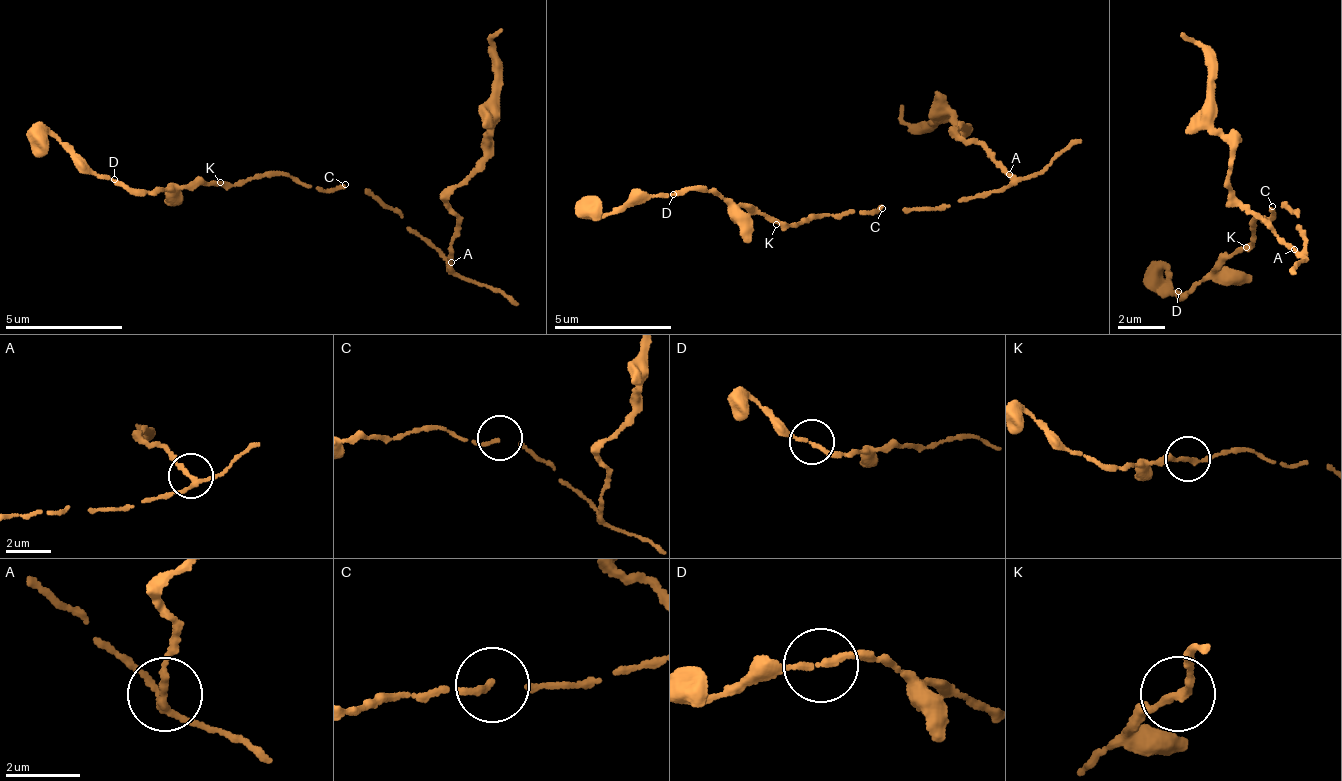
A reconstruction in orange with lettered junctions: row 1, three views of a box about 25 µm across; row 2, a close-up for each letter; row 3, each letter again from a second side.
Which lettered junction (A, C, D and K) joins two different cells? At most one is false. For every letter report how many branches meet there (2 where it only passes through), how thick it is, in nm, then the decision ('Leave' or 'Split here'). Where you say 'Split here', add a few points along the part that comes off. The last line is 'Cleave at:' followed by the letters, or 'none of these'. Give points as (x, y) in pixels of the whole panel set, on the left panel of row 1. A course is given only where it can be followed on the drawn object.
A: Branches: 3. Thickness 170 nm. Split here. Course of the part to remove: (452, 264), (451, 191), (480, 156), (491, 122), (494, 53), (500, 30)
C: Branches: 1. Thickness 160 nm. Leave
D: Branches: 2. Thickness 160 nm. Leave
K: Branches: 2. Thickness 180 nm. Leave
Cleave at: A

